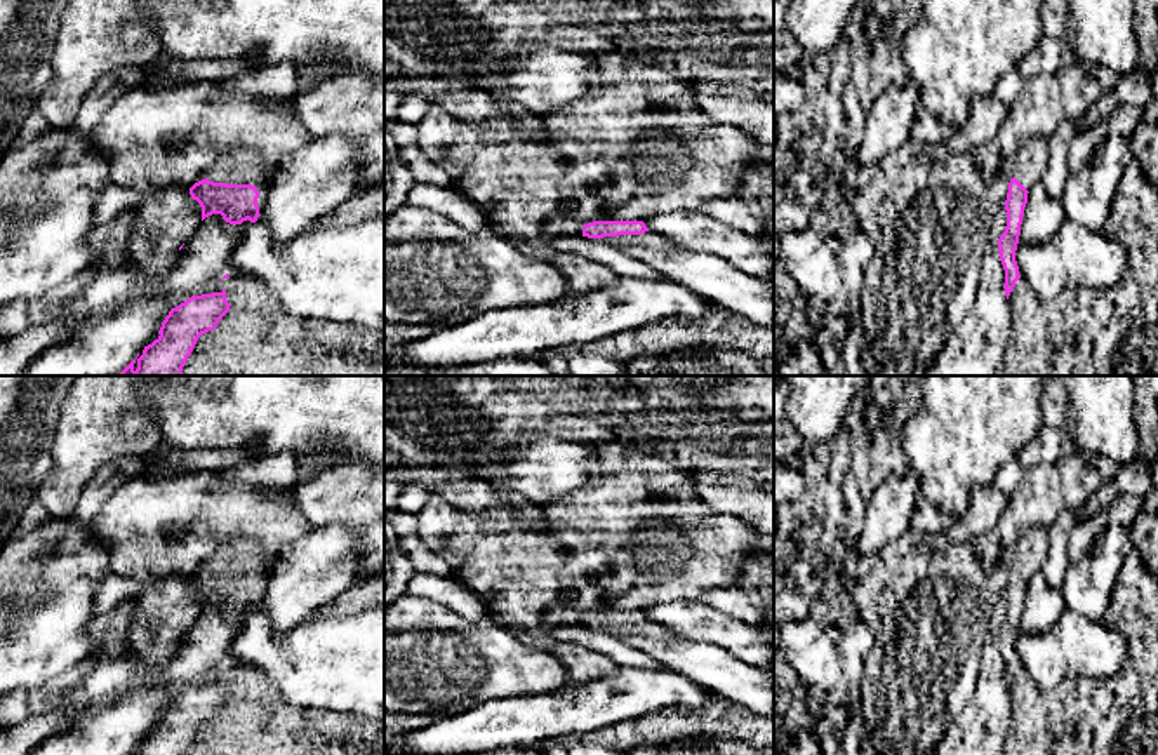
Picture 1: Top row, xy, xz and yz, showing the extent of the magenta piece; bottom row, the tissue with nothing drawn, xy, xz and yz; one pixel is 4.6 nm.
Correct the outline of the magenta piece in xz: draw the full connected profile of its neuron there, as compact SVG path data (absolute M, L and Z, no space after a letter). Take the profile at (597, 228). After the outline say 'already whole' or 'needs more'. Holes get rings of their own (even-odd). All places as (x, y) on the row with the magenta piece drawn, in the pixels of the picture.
M593 221L582 226L582 237L598 238L619 249L673 249L675 245L650 231L643 221Z; needs more

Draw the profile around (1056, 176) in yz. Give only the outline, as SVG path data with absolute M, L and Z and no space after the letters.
M1078 118L1061 122L1048 139L1048 165L1040 181L1043 190L1052 197L1061 200L1064 186L1069 179L1069 146L1078 136Z

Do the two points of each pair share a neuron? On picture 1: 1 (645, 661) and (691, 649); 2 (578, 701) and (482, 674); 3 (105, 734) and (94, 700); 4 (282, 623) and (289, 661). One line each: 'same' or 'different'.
1: different
2: different
3: different
4: different

